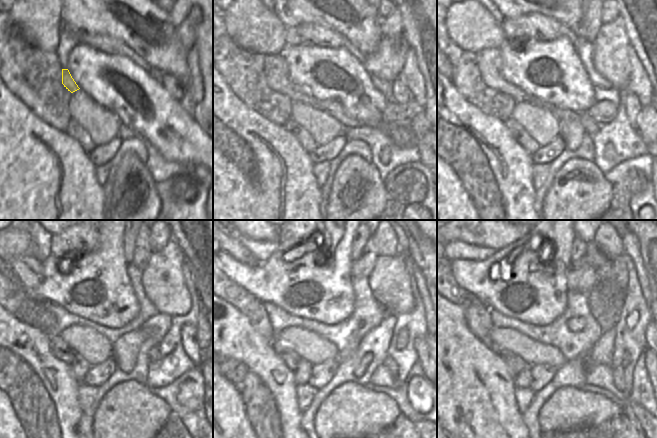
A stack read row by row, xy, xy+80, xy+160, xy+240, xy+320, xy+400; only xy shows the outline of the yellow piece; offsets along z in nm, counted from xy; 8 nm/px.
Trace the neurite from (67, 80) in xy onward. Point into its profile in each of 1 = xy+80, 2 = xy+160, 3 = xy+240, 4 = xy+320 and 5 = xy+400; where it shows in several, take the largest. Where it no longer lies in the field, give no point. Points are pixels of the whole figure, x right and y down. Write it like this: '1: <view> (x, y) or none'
1: xy+80 (278, 78)
2: xy+160 (489, 61)
3: xy+240 (29, 272)
4: xy+320 (233, 247)
5: xy+400 (618, 375)

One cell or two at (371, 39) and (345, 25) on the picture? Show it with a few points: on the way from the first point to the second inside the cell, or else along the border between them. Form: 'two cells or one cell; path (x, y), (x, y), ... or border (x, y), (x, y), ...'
one cell; path (365, 33), (358, 26), (351, 25)

